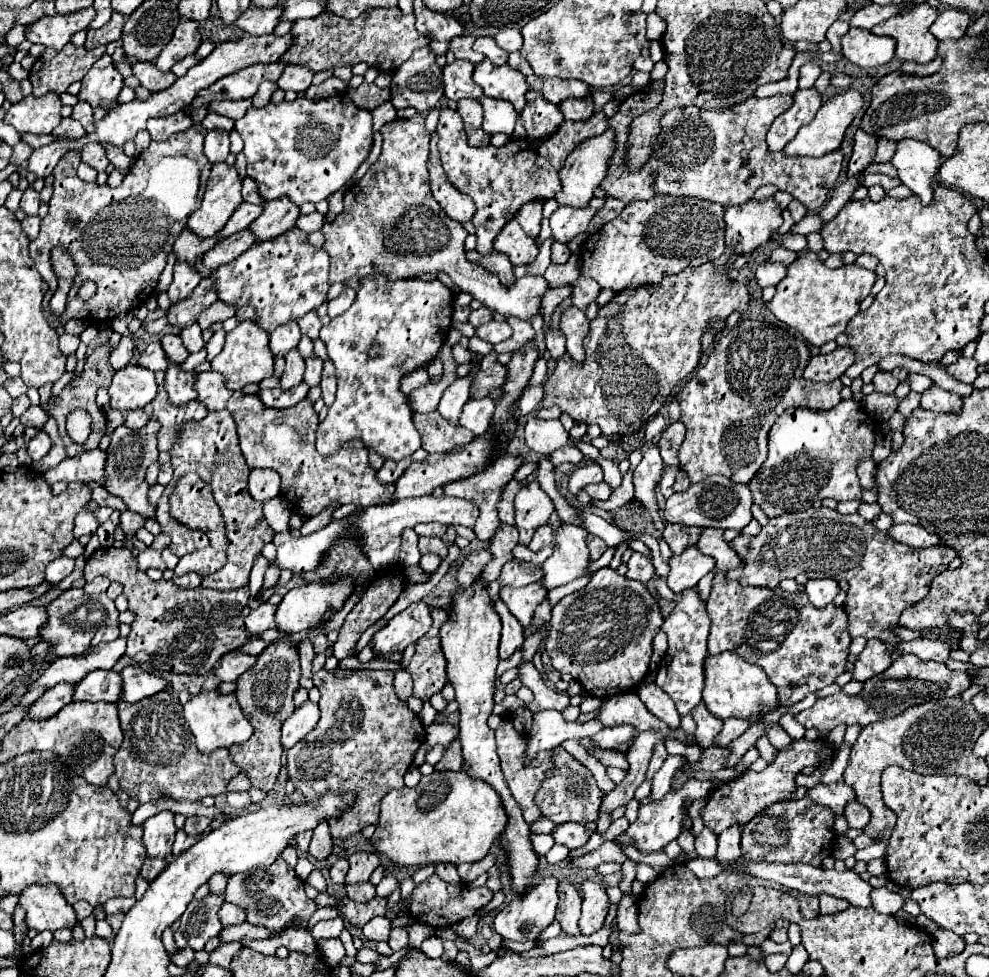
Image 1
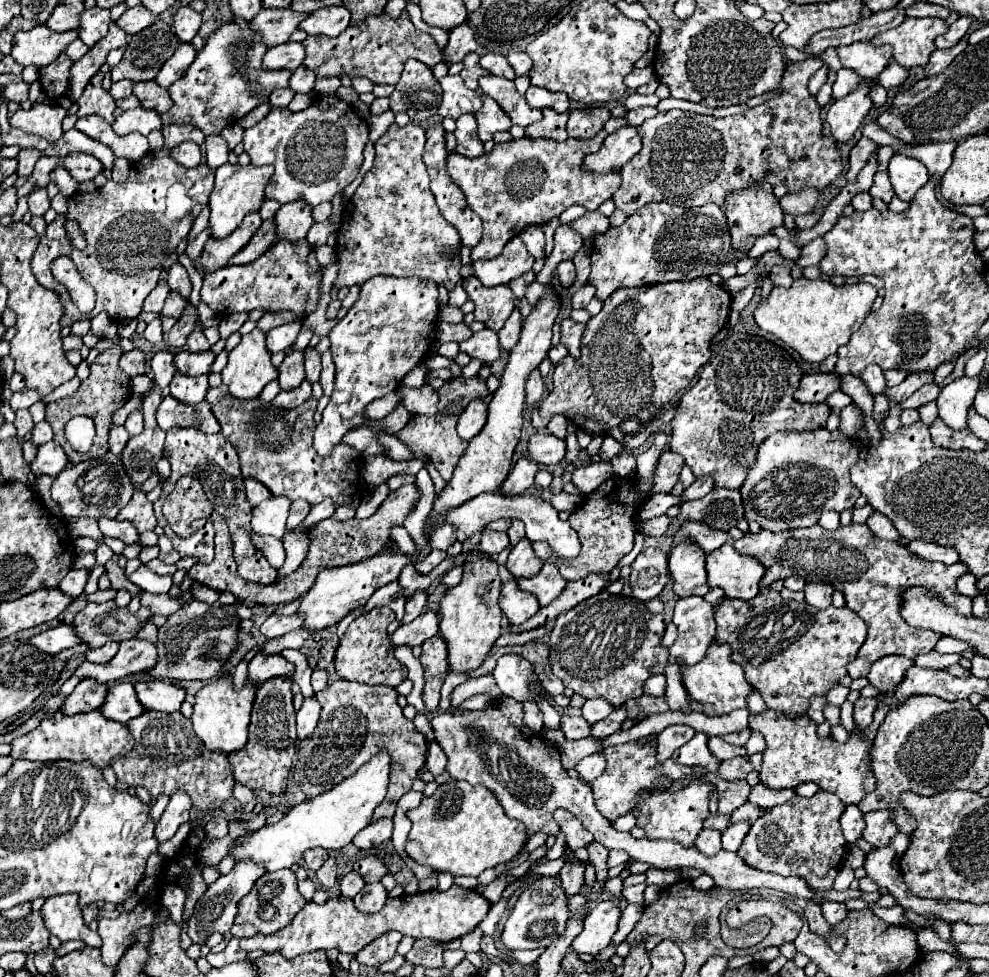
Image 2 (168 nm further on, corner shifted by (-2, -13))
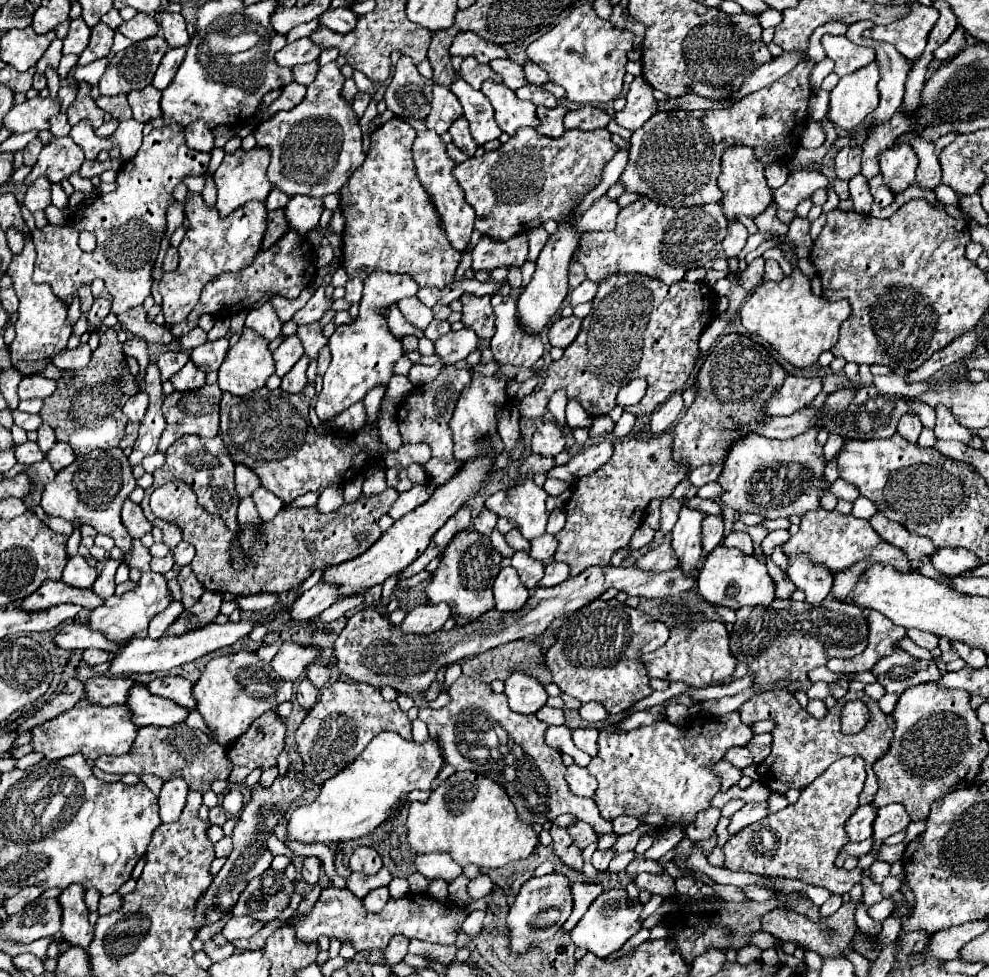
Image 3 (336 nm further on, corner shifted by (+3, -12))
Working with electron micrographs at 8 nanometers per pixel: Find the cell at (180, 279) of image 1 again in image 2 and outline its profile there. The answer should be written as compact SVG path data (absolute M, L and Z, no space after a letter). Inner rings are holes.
M176 262L172 268L170 268L170 276L168 276L168 286L172 292L178 292L182 298L188 298L190 292L192 292L192 282L188 278L188 272L186 268Z

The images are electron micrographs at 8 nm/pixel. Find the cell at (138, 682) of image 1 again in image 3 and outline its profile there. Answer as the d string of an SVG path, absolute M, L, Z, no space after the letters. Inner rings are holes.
M163 677L147 683L147 689L159 697L171 699L187 709L195 709L195 697L193 697L193 683L185 677Z

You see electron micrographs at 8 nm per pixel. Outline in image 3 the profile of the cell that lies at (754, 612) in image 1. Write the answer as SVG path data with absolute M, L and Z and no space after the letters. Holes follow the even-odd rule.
M775 599L771 607L745 607L737 609L737 623L731 633L731 651L739 661L749 663L751 673L755 677L755 685L765 685L765 683L775 683L775 681L789 681L793 683L795 689L807 691L811 687L811 681L807 673L819 665L825 665L833 657L853 657L859 655L867 647L867 617L863 611L855 605L845 605L841 601L825 599L817 605L811 605L807 601L797 603L797 601L779 601Z

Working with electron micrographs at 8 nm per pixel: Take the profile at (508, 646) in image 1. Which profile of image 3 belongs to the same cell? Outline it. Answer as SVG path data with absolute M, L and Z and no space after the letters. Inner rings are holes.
M513 673L505 681L505 695L509 699L511 711L523 715L537 713L547 701L547 693L543 685L537 679L523 673Z

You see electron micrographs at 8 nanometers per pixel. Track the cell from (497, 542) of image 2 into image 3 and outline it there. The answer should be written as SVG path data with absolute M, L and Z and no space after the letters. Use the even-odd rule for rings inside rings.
M483 509L475 519L473 519L473 527L475 531L479 531L481 535L491 535L491 531L495 529L497 523L497 515L491 513L489 509Z

